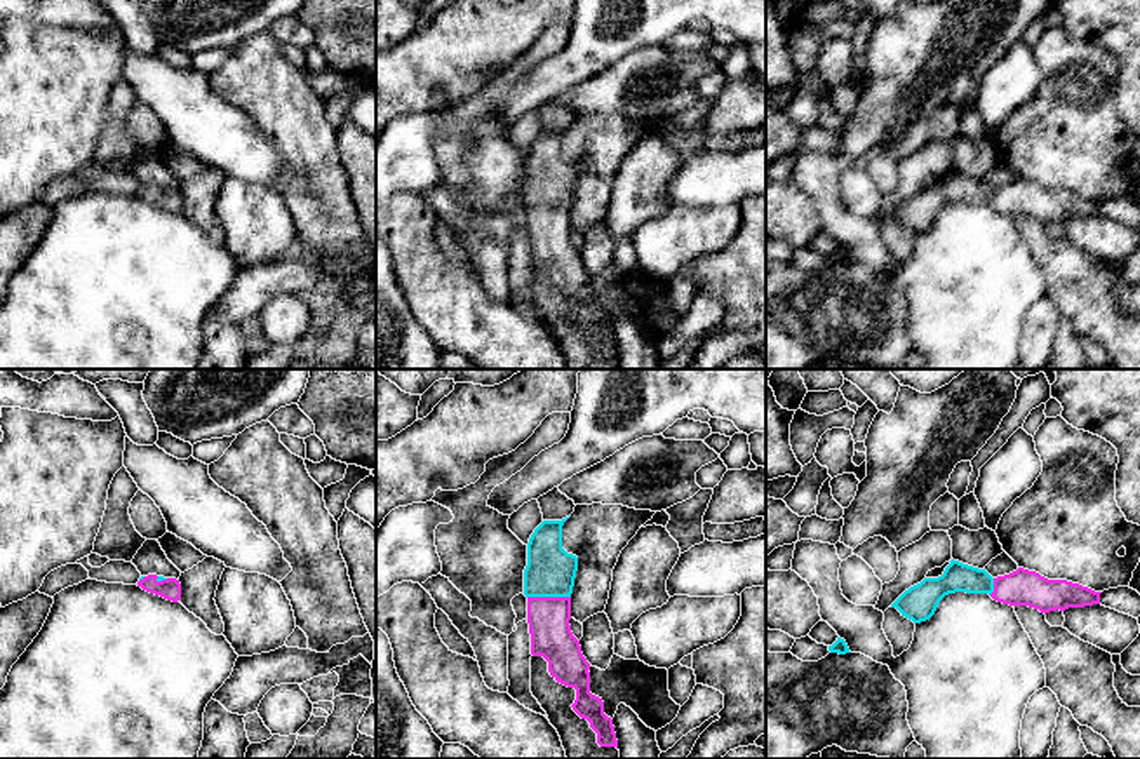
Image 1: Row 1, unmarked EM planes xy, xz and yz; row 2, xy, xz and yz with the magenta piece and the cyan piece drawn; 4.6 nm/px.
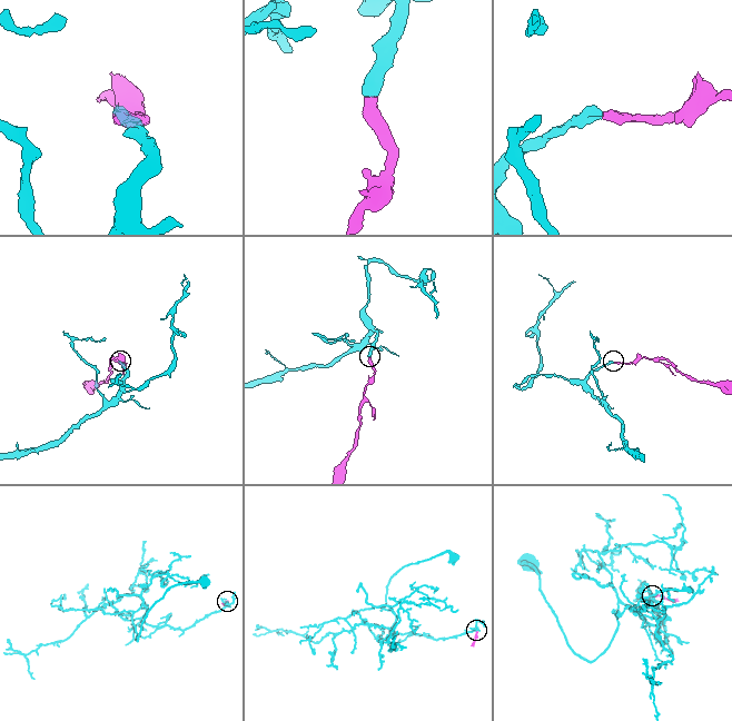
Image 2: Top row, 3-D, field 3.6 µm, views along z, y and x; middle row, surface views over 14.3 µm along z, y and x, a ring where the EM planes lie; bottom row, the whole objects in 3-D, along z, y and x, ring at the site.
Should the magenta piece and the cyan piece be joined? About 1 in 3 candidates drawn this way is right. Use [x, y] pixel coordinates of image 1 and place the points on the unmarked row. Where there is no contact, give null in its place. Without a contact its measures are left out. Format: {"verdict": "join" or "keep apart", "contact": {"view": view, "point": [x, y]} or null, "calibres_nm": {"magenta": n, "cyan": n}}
{"verdict": "join", "contact": {"view": "xz", "point": [549, 208]}, "calibres_nm": {"magenta": 190, "cyan": 240}}

